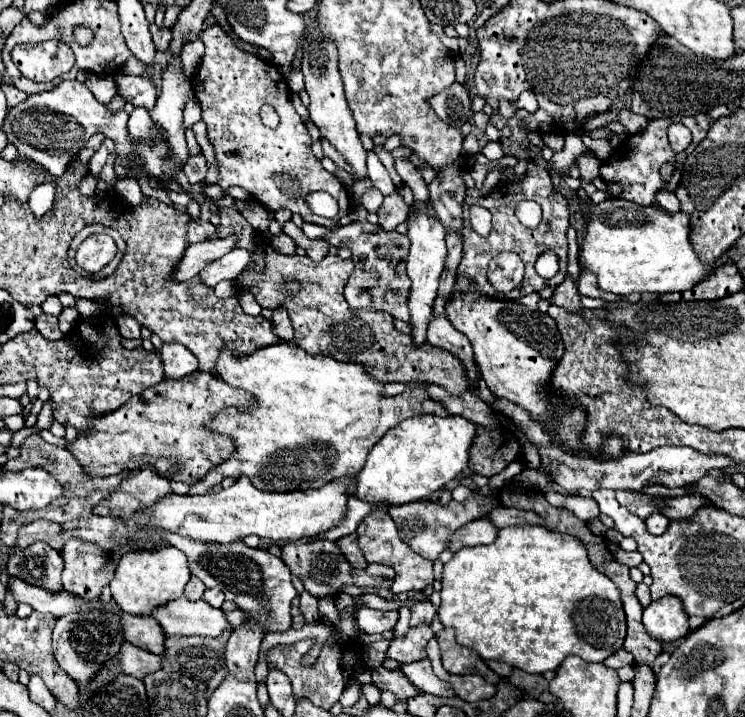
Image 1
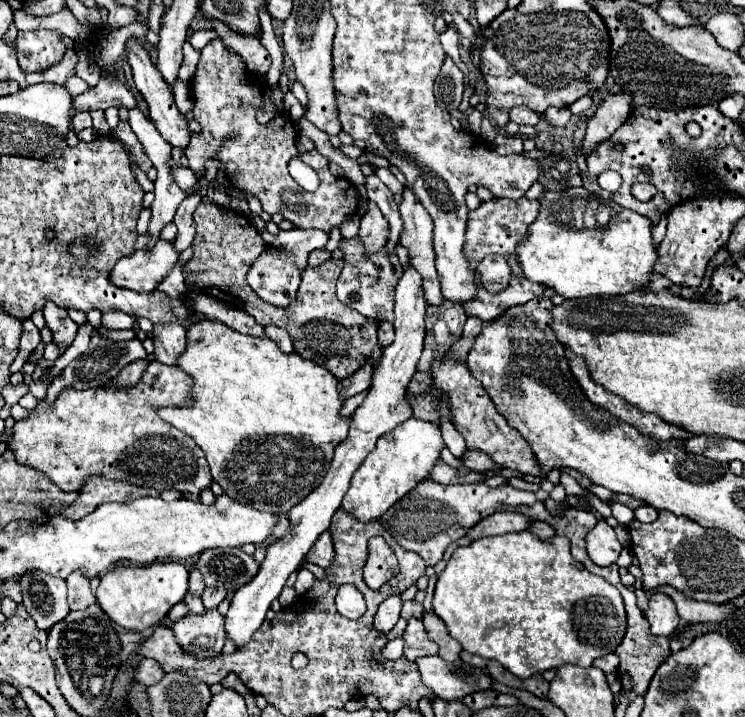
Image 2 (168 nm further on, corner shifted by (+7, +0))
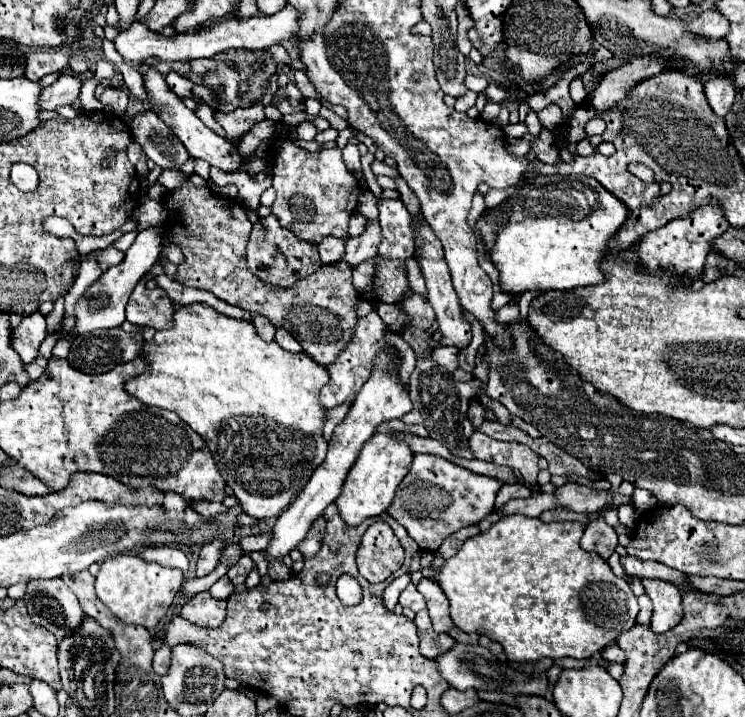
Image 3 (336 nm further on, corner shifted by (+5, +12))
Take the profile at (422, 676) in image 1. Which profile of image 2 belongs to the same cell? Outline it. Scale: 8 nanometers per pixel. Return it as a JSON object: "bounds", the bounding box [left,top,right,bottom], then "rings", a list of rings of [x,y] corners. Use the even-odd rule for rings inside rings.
{"bounds":[416,656,492,700],"rings":[[[428,656],[416,660],[422,682],[442,700],[462,700],[472,692],[492,690],[492,676],[478,666],[458,662],[446,662],[440,656]]]}

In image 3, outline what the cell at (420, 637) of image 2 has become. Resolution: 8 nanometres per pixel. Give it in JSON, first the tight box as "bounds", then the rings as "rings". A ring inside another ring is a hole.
{"bounds":[414,610,456,658],"rings":[[[426,610],[418,612],[414,618],[414,624],[418,628],[418,638],[420,638],[420,652],[426,658],[436,658],[440,654],[444,654],[446,650],[450,650],[456,642],[448,636],[448,634],[436,634],[432,630],[432,622]]]}

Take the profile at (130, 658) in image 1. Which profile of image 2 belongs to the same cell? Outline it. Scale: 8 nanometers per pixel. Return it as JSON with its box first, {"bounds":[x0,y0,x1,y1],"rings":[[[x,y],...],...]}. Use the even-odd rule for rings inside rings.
{"bounds":[134,658,164,686],"rings":[[[148,658],[142,660],[142,662],[138,664],[138,668],[134,670],[134,680],[140,680],[140,682],[146,684],[146,686],[152,686],[152,684],[160,682],[162,676],[164,676],[162,666],[160,666],[156,660],[148,660]]]}

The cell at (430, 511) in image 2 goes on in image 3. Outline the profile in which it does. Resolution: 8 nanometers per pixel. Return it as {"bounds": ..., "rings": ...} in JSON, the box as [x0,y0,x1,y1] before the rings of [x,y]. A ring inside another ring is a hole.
{"bounds":[386,454,502,552],"rings":[[[416,454],[410,472],[400,482],[394,502],[386,512],[408,530],[422,550],[436,552],[450,534],[478,524],[486,514],[490,514],[494,510],[496,492],[502,486],[500,480],[474,474],[440,456]]]}

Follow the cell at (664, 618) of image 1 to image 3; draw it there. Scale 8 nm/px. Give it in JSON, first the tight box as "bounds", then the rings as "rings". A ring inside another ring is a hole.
{"bounds":[642,578,682,632],"rings":[[[642,578],[646,594],[654,602],[654,614],[650,628],[654,632],[668,632],[682,620],[682,594],[680,590],[664,580]]]}

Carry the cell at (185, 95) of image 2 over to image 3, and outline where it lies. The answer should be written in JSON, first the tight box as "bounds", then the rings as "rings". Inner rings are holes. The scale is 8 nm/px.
{"bounds":[114,4,298,62],"rings":[[[286,4],[280,12],[272,14],[272,16],[254,16],[250,20],[220,20],[218,24],[204,28],[200,34],[178,34],[172,38],[166,38],[158,32],[150,32],[146,30],[140,22],[134,22],[128,30],[120,32],[114,40],[116,50],[122,54],[124,60],[130,62],[140,62],[148,56],[158,56],[162,60],[198,60],[198,58],[214,58],[214,54],[226,52],[230,48],[248,48],[248,50],[264,50],[272,44],[280,44],[282,40],[288,40],[290,36],[296,34],[298,30],[298,12]]]}

